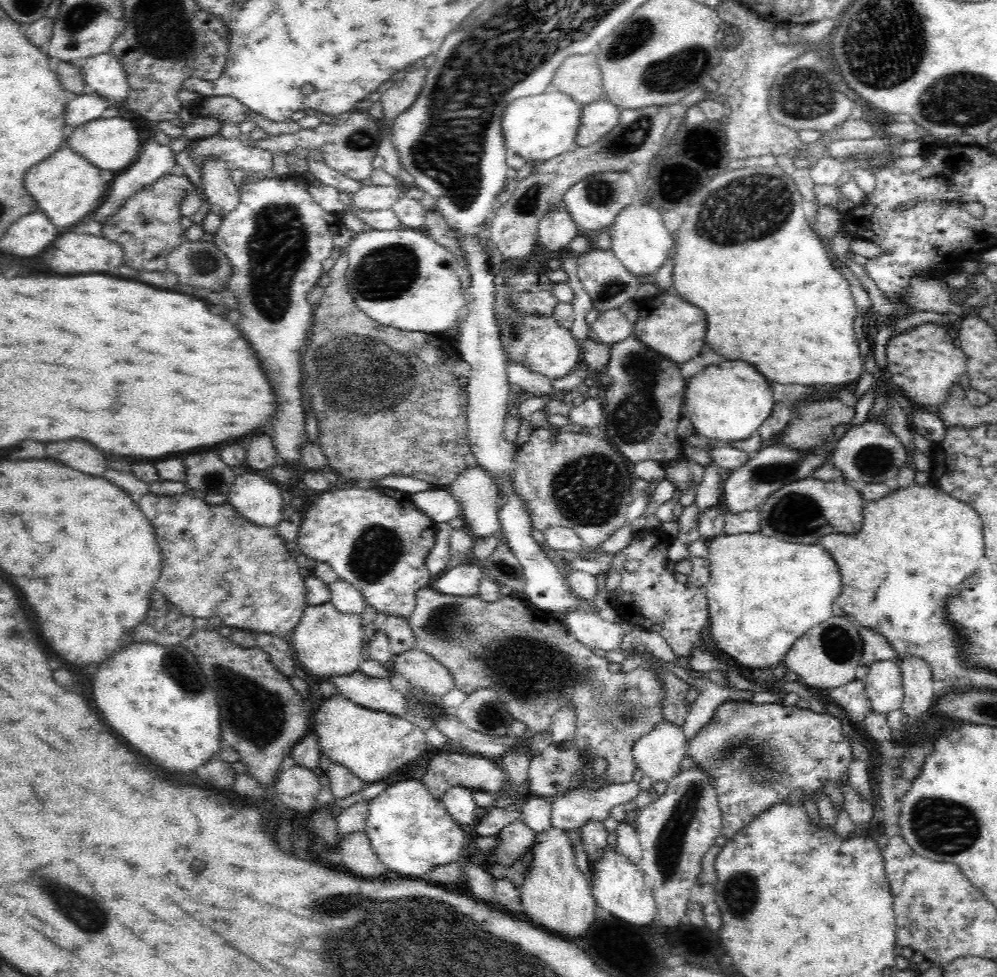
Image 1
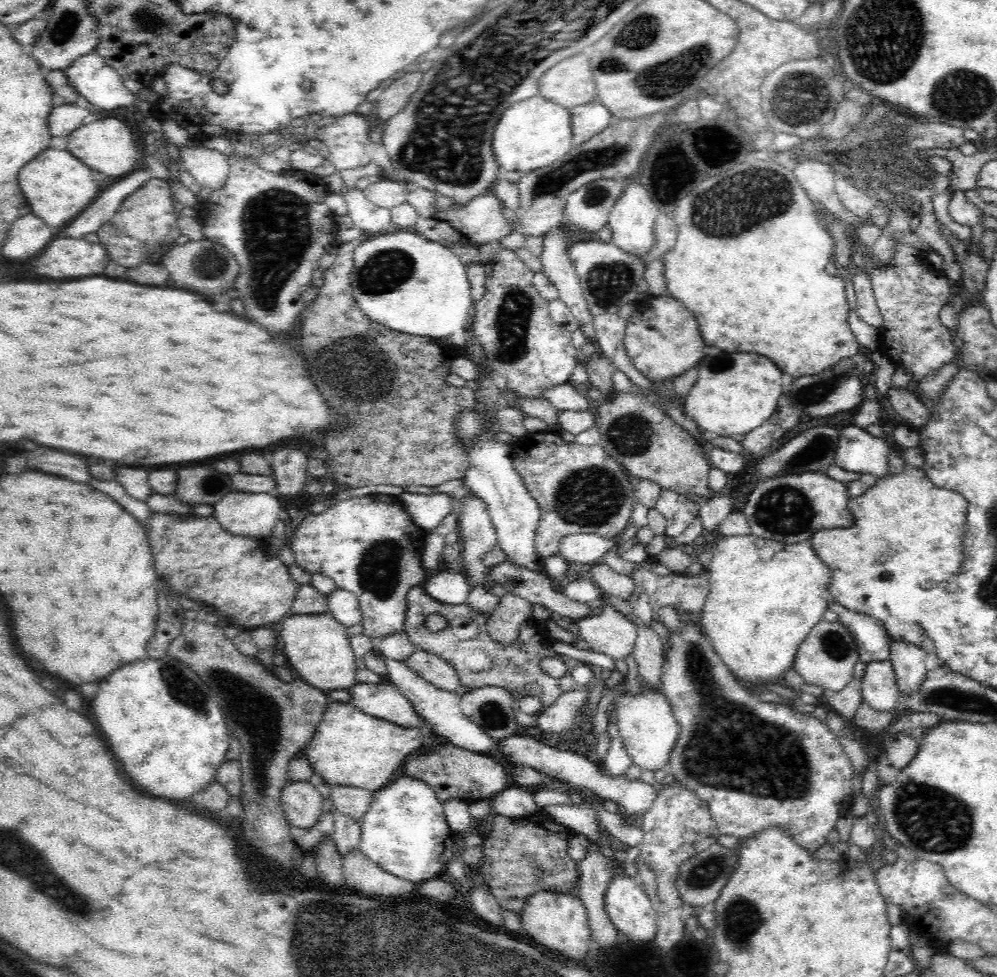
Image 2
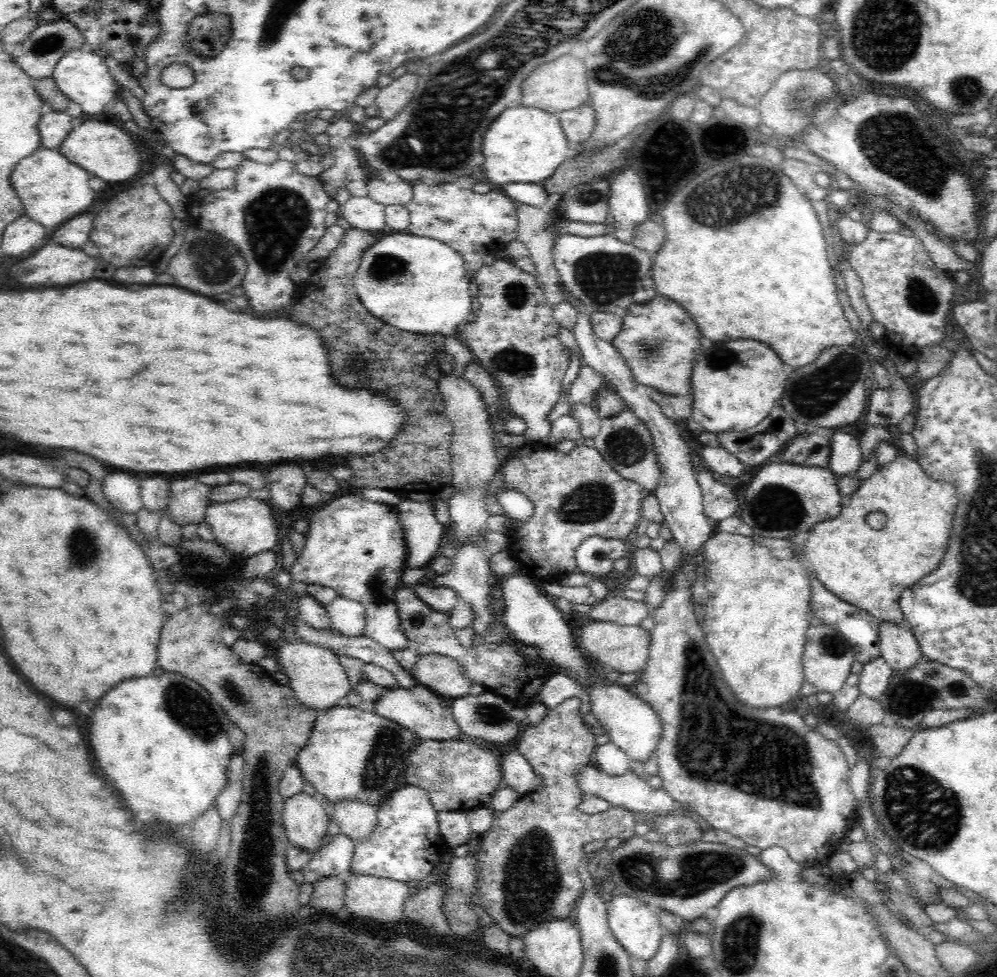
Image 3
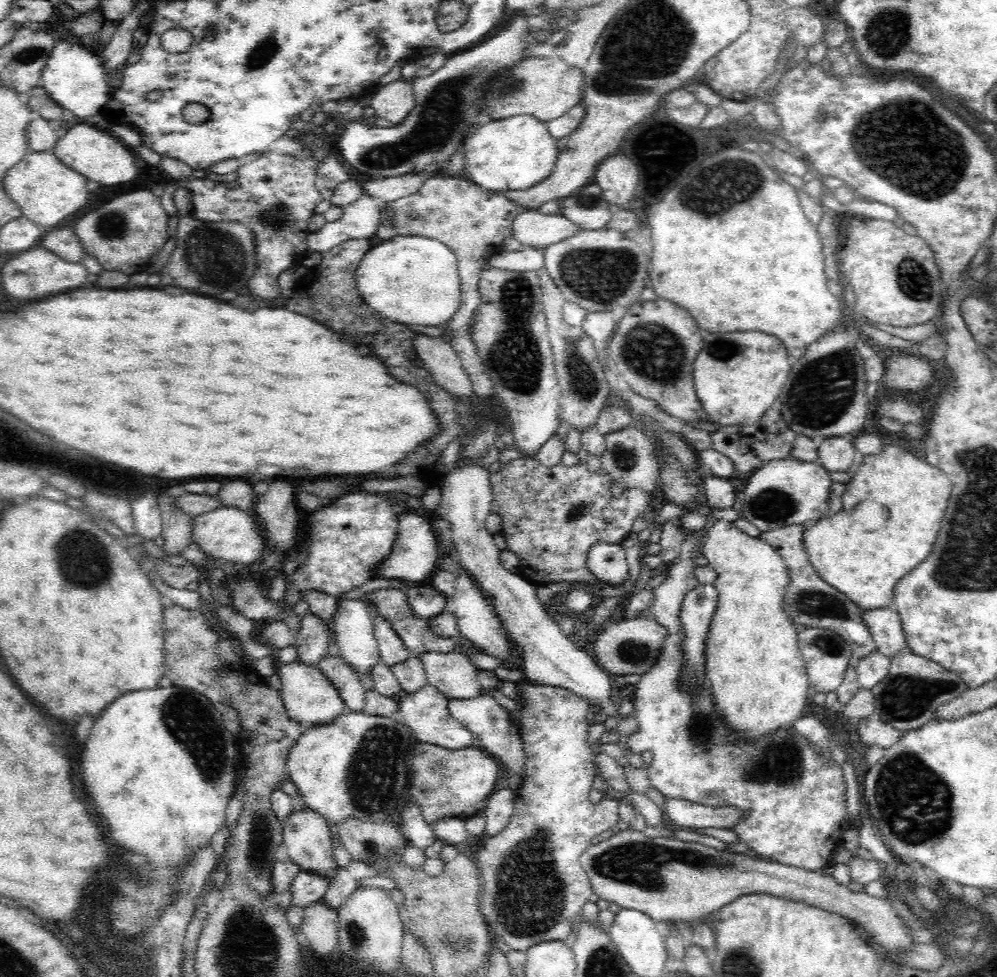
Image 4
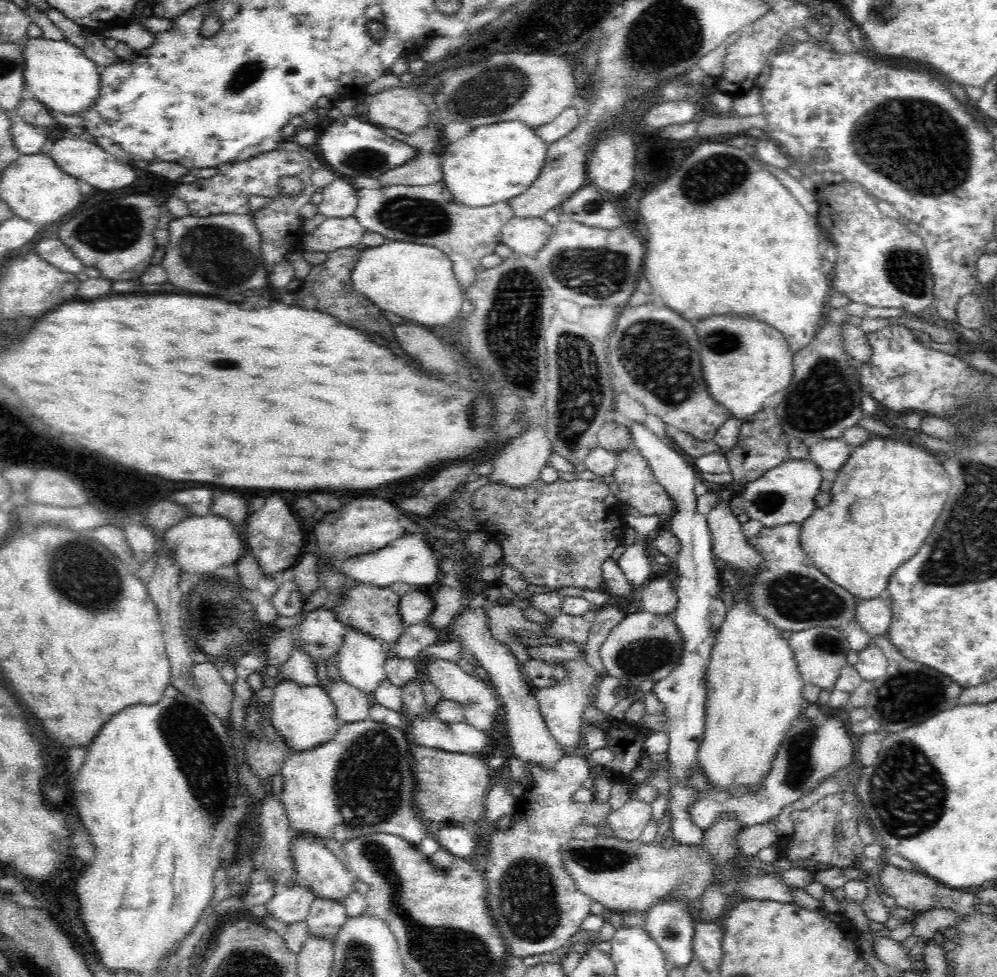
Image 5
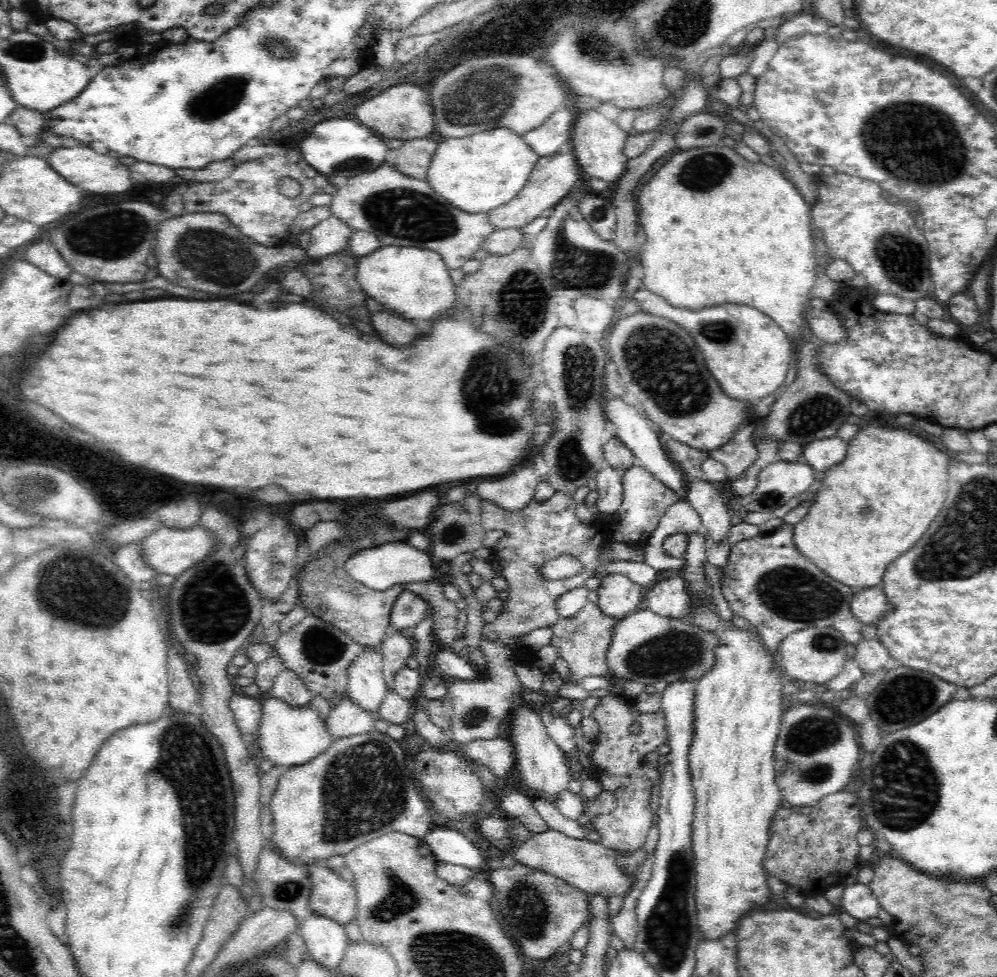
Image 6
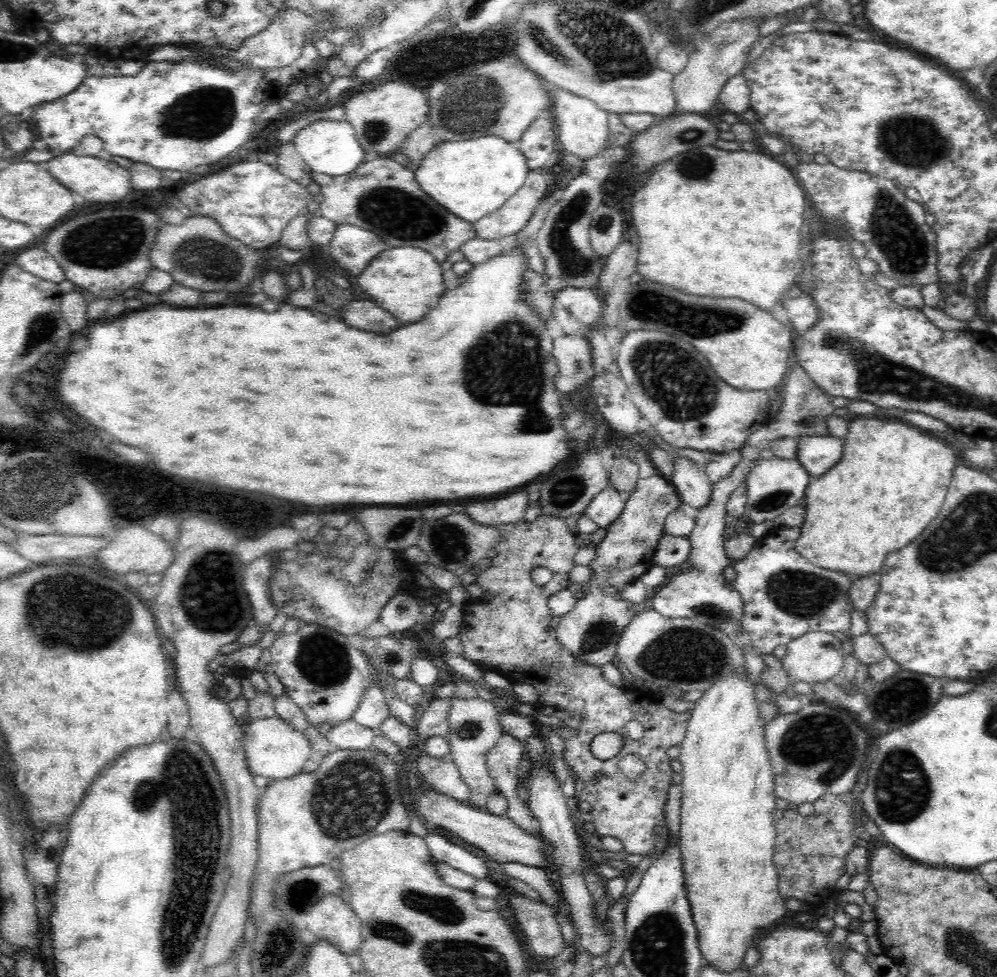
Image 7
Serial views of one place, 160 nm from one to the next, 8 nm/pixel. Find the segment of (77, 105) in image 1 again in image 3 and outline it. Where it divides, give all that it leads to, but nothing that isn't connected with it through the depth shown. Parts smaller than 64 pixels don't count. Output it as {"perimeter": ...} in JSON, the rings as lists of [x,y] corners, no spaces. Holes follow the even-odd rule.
{"perimeter":[[[46,109],[38,122],[42,148],[58,149],[69,136],[72,117],[64,111]]]}

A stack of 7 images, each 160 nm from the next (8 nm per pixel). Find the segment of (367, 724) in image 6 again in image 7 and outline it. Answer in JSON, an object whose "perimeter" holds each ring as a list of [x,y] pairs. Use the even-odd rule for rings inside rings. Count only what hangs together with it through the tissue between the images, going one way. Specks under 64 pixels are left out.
{"perimeter":[[[353,718],[346,722],[332,725],[325,736],[336,749],[362,750],[373,746],[374,732],[364,727]]]}

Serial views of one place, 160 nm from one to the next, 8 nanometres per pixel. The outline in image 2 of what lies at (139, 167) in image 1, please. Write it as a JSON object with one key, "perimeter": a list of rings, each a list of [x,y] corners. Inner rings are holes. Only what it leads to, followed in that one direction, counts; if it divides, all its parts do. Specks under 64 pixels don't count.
{"perimeter":[[[146,166],[128,173],[122,180],[112,184],[108,190],[104,190],[96,198],[96,202],[66,228],[66,234],[72,238],[84,238],[90,232],[97,233],[100,226],[104,226],[118,212],[122,202],[150,179],[150,172]]]}

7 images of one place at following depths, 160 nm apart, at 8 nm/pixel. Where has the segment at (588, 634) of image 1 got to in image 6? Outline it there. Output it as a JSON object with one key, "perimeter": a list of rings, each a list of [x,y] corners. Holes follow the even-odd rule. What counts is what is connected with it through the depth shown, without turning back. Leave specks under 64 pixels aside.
{"perimeter":[[[645,607],[620,619],[609,649],[607,665],[618,678],[631,679],[645,685],[664,680],[673,683],[678,679],[696,682],[714,666],[715,648],[720,637],[700,631],[686,619],[674,619],[655,614]]]}

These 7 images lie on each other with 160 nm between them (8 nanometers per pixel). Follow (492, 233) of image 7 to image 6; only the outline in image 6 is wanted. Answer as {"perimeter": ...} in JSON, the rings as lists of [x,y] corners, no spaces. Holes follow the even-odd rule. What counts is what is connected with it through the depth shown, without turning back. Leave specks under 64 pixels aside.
{"perimeter":[[[569,141],[562,148],[562,152],[539,157],[526,186],[510,202],[488,212],[488,221],[495,229],[522,228],[549,209],[553,210],[566,198],[568,192],[574,188],[574,184],[582,179],[584,179],[582,170],[576,162],[572,143]]]}

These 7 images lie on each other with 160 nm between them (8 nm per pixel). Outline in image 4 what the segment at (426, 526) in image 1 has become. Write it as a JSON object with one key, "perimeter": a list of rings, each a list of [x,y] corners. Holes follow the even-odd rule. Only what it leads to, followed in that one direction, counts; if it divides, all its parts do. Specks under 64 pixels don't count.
{"perimeter":[[[377,492],[364,494],[348,494],[334,499],[330,505],[321,506],[310,515],[310,538],[308,558],[290,574],[290,584],[287,584],[284,600],[295,604],[302,600],[301,592],[318,590],[337,598],[352,592],[375,578],[377,569],[391,555],[399,533],[399,515],[396,514],[388,499],[377,495]],[[371,611],[372,625],[374,625],[374,637],[377,640],[381,662],[390,668],[394,664],[404,662],[412,656],[411,650],[404,646],[402,639],[393,630],[390,622],[386,621],[378,611]]]}

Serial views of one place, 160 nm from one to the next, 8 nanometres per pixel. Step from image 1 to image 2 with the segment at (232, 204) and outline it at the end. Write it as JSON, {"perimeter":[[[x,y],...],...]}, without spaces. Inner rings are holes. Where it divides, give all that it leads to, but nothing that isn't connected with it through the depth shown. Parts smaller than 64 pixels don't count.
{"perimeter":[[[203,146],[182,147],[180,158],[182,169],[192,174],[203,188],[220,190],[226,184],[231,168],[226,154]]]}

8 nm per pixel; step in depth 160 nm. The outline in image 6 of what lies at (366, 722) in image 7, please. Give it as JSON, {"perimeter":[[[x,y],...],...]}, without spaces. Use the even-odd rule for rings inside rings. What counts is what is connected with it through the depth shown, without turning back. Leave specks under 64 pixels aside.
{"perimeter":[[[364,648],[349,666],[347,673],[349,698],[370,714],[379,710],[388,694],[383,656],[379,649]]]}

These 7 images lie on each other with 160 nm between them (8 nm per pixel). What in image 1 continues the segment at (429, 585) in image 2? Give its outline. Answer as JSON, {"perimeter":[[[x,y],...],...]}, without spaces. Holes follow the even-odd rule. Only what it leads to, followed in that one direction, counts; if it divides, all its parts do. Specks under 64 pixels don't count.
{"perimeter":[[[472,564],[457,565],[438,578],[435,584],[436,591],[452,596],[478,595],[483,572],[485,570]]]}

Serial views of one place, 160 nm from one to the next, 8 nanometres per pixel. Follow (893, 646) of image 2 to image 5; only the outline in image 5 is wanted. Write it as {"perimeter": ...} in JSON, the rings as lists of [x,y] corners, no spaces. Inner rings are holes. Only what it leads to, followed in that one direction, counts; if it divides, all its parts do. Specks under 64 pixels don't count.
{"perimeter":[[[878,596],[872,600],[859,600],[855,609],[857,624],[868,636],[887,636],[892,623],[891,599]]]}

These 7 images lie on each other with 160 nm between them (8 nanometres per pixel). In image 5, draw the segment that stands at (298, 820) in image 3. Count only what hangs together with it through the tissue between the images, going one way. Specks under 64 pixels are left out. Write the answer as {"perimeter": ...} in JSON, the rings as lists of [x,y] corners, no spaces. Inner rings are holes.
{"perimeter":[[[298,833],[291,840],[293,843],[292,858],[295,862],[295,872],[298,879],[314,891],[315,897],[334,899],[343,903],[350,890],[353,890],[356,880],[347,869],[346,863],[339,861],[316,836],[305,836],[304,833]]]}

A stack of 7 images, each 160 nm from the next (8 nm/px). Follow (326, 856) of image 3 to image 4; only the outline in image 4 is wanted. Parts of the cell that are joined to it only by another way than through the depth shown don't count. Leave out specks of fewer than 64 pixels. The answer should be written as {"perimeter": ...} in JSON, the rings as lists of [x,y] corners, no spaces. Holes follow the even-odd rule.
{"perimeter":[[[302,869],[294,882],[292,882],[292,902],[290,906],[299,905],[306,908],[311,902],[319,901],[323,898],[330,886],[329,878]]]}

